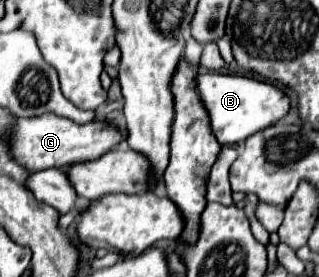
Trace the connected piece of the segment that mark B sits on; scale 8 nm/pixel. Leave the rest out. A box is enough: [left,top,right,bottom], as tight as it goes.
[194,72,288,144]

